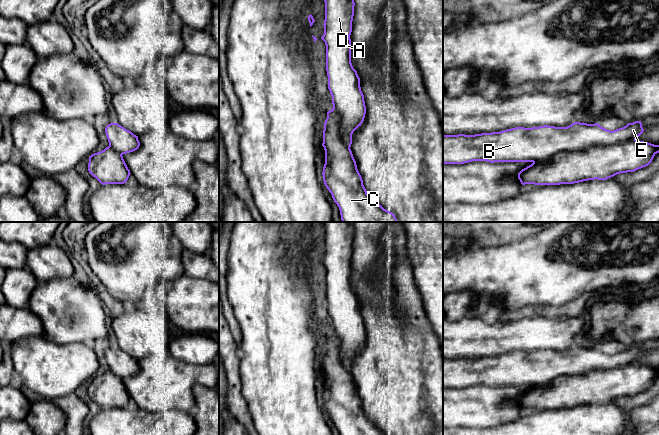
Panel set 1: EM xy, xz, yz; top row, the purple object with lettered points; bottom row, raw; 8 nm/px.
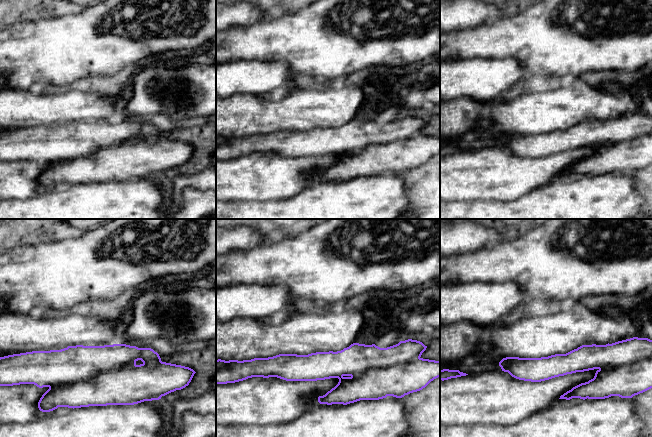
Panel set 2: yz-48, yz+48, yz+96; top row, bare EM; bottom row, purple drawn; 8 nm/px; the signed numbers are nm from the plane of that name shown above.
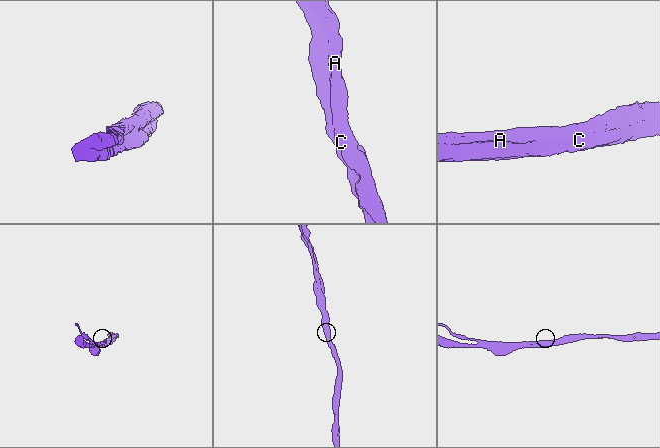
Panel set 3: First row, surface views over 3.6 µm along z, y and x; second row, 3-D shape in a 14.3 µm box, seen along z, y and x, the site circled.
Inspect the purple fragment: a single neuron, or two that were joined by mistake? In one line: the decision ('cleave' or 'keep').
cleave

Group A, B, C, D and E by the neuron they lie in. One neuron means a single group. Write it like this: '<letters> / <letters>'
A B D E / C

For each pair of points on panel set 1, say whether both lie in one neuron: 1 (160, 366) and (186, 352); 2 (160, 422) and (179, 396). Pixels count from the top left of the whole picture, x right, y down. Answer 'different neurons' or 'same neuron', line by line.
1: different neurons
2: different neurons

